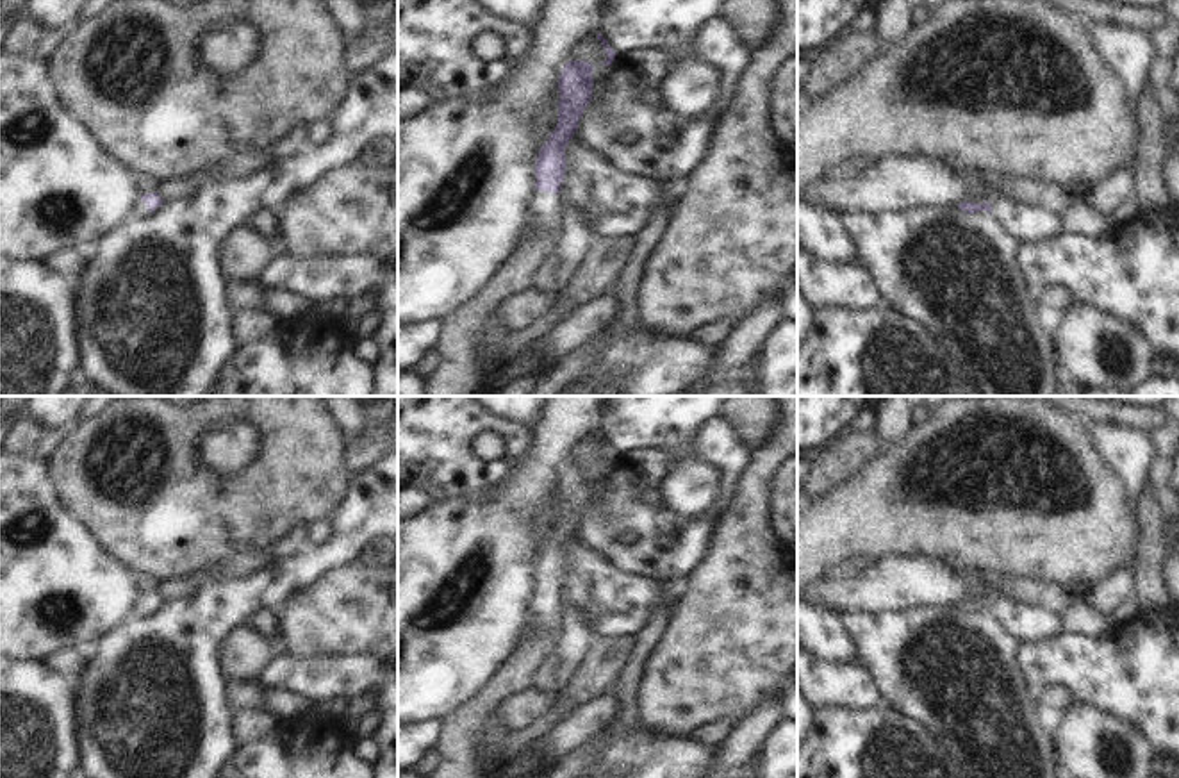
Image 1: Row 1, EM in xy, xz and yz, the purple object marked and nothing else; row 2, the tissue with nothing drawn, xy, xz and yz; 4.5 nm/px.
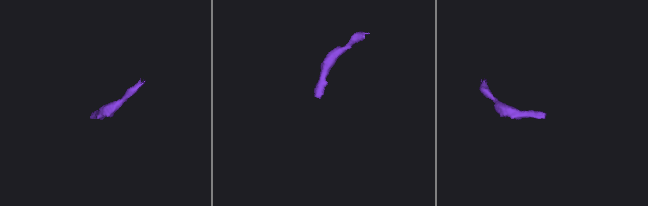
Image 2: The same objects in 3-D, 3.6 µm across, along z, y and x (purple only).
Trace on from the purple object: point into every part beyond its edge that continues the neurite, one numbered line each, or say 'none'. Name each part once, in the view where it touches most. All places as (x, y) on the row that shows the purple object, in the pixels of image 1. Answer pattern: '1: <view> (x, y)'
1: xz (544, 216)

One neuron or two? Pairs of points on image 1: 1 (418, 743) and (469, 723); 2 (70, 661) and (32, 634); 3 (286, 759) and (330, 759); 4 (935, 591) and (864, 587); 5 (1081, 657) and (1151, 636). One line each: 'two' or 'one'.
1: two
2: two
3: one
4: one
5: one

